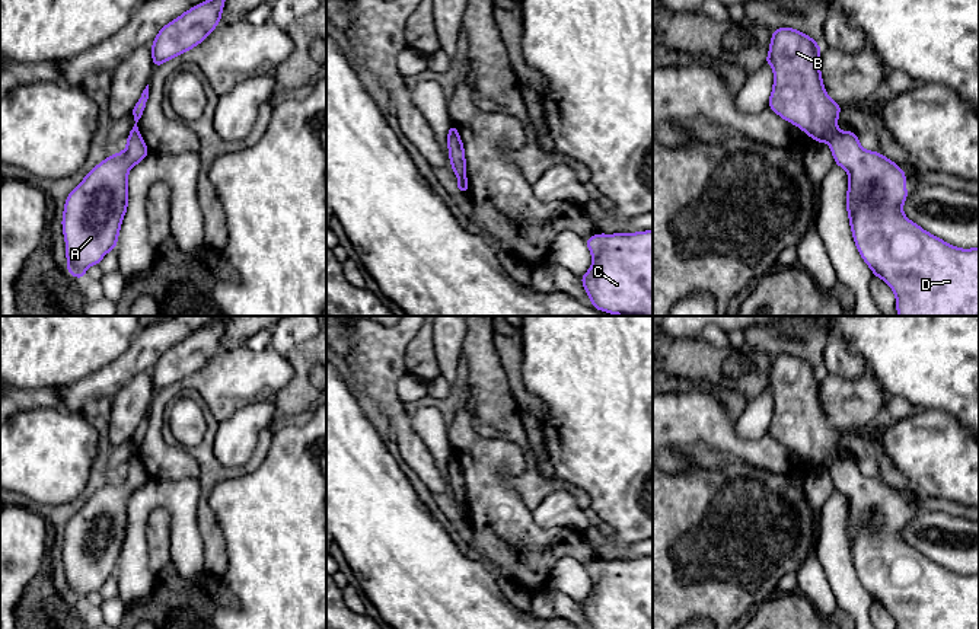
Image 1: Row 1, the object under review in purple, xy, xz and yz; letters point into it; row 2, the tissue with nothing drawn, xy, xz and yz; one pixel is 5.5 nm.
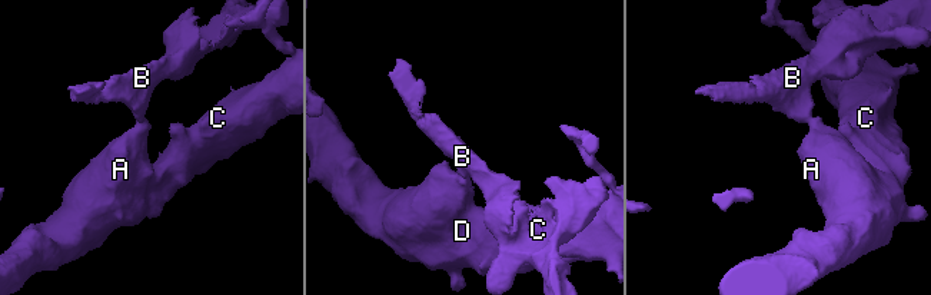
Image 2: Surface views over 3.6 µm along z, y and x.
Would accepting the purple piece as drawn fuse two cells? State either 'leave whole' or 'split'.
split

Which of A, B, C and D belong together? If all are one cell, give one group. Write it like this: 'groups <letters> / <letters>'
groups A C D / B

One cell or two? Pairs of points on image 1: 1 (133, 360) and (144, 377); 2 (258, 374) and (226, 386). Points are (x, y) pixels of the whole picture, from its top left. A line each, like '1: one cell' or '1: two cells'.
1: two cells
2: one cell

